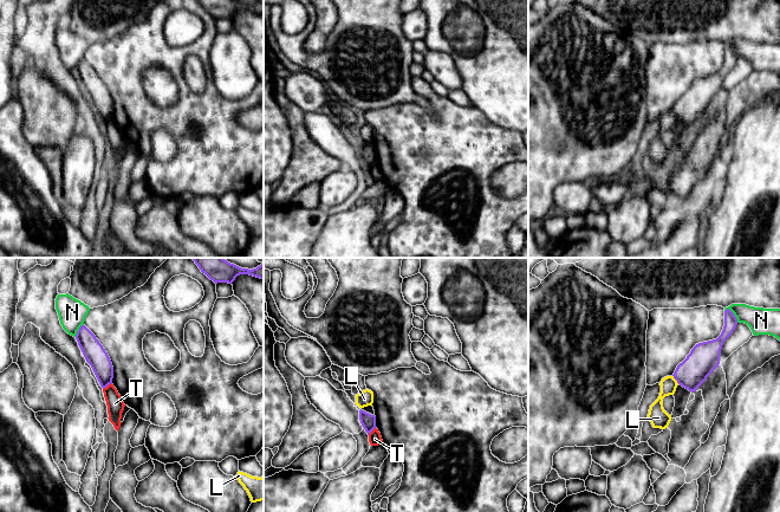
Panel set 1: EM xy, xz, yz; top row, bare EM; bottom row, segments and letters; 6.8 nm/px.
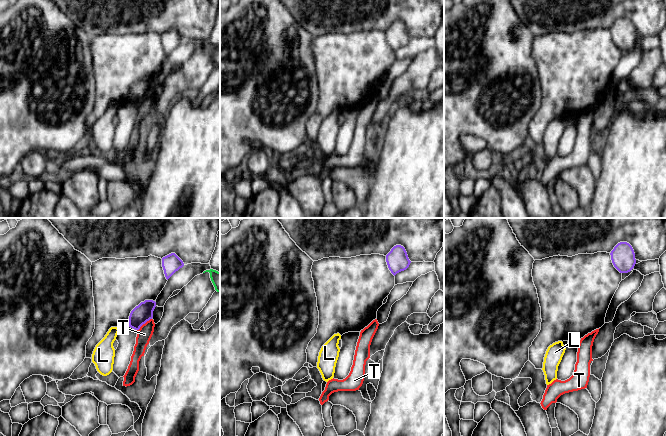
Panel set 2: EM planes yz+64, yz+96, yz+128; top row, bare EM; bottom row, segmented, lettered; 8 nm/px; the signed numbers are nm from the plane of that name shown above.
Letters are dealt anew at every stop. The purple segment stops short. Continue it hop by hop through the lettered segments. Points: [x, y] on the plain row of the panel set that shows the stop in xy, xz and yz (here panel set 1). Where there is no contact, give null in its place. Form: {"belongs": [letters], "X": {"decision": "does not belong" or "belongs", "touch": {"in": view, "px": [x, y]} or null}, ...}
{"belongs": [], "L": {"decision": "does not belong", "touch": {"in": "yz", "px": [675, 114]}}, "N": {"decision": "does not belong", "touch": {"in": "yz", "px": [733, 50]}}, "T": {"decision": "does not belong", "touch": {"in": "xy", "px": [106, 121]}}}

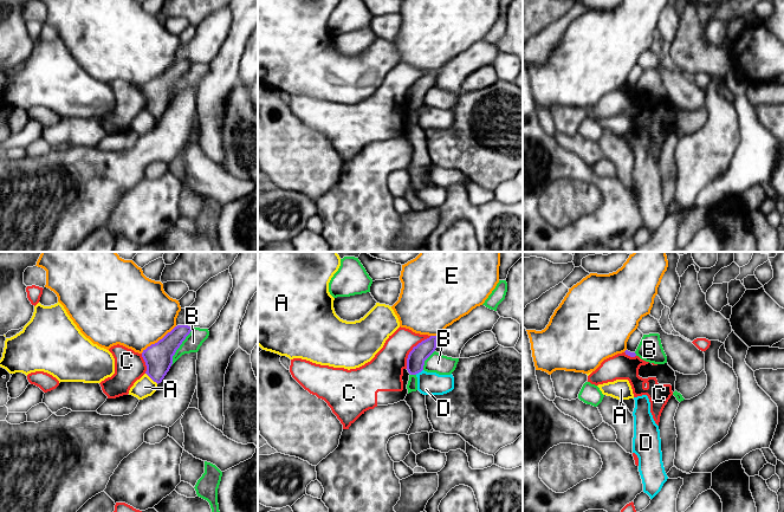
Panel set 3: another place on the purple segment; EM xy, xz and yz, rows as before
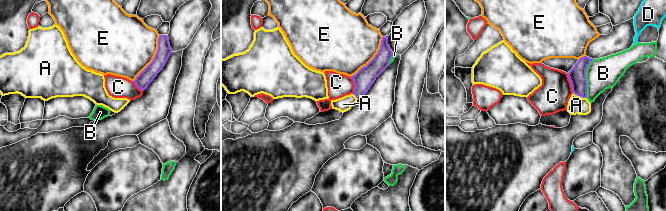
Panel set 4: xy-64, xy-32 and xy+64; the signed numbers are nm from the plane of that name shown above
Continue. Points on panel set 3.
{"belongs": [], "A": {"decision": "does not belong", "touch": {"in": "xy", "px": [151, 114]}}, "B": {"decision": "does not belong", "touch": {"in": "xy", "px": [179, 82]}}, "C": {"decision": "does not belong", "touch": {"in": "xz", "px": [413, 84]}}, "D": {"decision": "does not belong", "touch": {"in": "xz", "px": [419, 107]}}, "E": {"decision": "does not belong", "touch": {"in": "xy", "px": [159, 76]}}}

